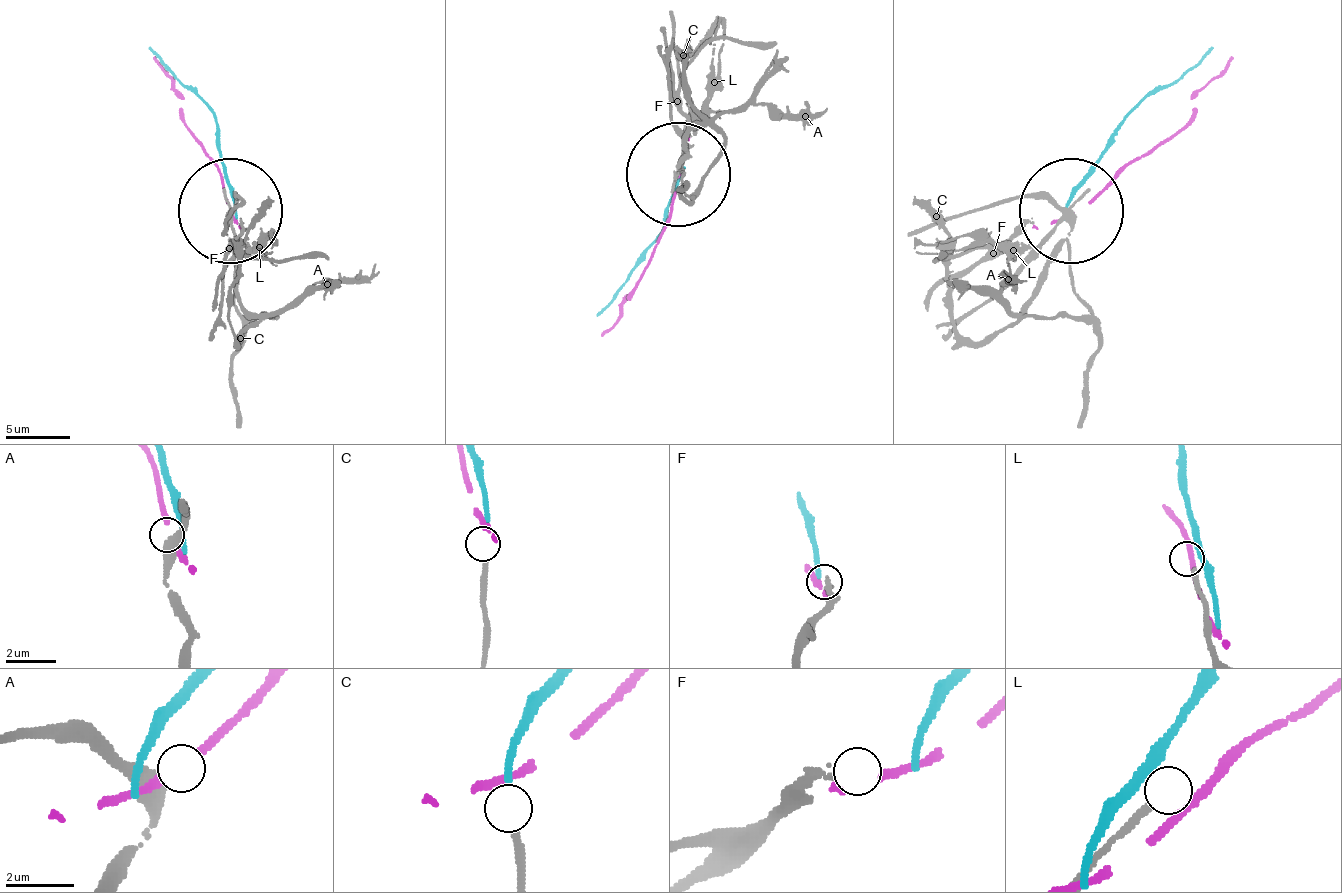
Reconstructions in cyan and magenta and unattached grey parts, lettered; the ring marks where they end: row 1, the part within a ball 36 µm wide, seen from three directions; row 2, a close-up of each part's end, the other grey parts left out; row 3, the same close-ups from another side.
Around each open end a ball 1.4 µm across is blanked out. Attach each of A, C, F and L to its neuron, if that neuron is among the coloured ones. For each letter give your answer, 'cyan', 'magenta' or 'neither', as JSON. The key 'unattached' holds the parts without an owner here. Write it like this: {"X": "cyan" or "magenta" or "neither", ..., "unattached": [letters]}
{"A": "neither", "C": "cyan", "F": "magenta", "L": "neither", "unattached": ["A", "L"]}

